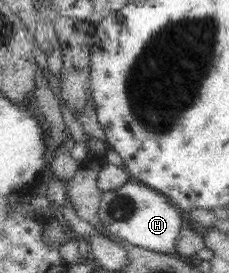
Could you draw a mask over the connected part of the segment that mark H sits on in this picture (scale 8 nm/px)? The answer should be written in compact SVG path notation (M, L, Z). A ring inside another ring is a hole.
M132 180L113 191L104 192L97 211L102 234L106 232L110 237L119 237L134 247L165 255L174 254L175 240L185 223L185 215L164 195Z

